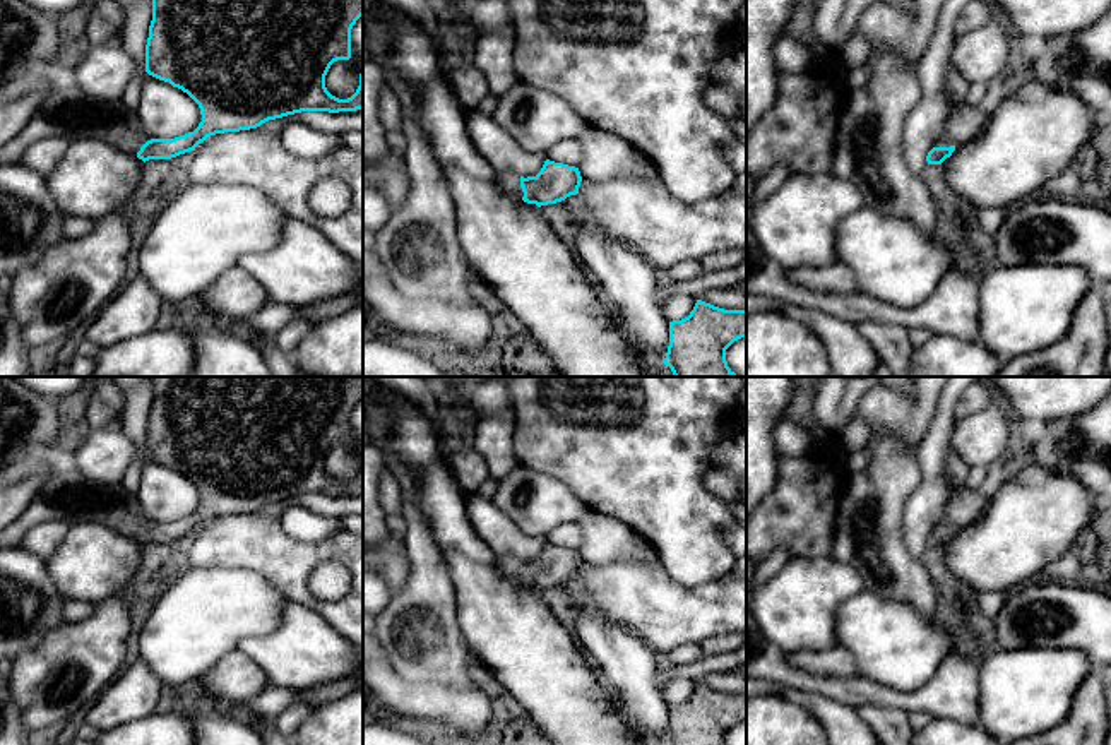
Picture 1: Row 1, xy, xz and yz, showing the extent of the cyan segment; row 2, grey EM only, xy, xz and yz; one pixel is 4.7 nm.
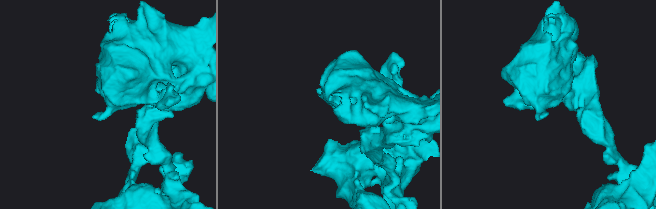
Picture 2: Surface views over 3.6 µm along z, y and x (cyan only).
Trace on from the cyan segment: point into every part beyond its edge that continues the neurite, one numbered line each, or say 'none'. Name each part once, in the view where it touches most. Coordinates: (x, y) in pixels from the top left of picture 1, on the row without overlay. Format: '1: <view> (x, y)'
1: yz (966, 506)

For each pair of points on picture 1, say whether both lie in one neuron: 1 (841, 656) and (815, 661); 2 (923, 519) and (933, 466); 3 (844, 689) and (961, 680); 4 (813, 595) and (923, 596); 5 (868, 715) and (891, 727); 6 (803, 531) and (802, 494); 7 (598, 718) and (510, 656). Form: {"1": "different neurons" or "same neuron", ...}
{"1": "same neuron", "2": "same neuron", "3": "same neuron", "4": "different neurons", "5": "same neuron", "6": "same neuron", "7": "same neuron"}

